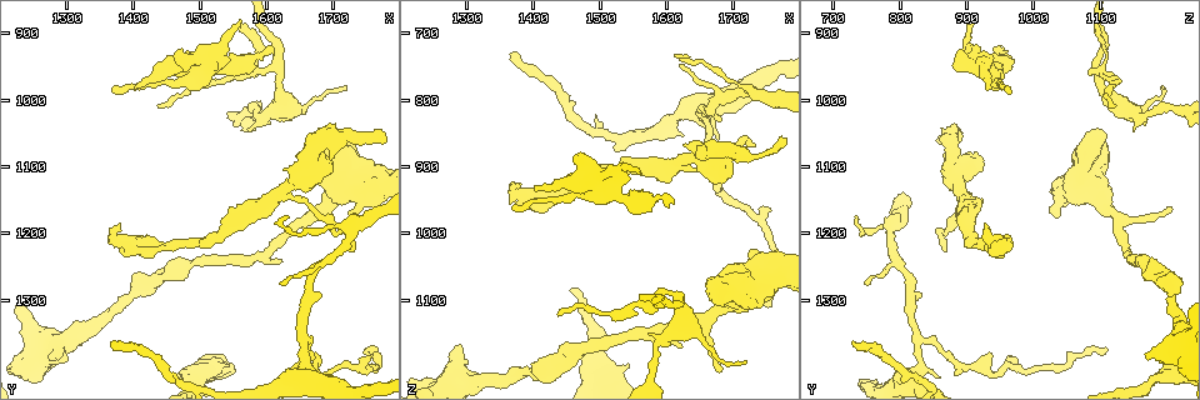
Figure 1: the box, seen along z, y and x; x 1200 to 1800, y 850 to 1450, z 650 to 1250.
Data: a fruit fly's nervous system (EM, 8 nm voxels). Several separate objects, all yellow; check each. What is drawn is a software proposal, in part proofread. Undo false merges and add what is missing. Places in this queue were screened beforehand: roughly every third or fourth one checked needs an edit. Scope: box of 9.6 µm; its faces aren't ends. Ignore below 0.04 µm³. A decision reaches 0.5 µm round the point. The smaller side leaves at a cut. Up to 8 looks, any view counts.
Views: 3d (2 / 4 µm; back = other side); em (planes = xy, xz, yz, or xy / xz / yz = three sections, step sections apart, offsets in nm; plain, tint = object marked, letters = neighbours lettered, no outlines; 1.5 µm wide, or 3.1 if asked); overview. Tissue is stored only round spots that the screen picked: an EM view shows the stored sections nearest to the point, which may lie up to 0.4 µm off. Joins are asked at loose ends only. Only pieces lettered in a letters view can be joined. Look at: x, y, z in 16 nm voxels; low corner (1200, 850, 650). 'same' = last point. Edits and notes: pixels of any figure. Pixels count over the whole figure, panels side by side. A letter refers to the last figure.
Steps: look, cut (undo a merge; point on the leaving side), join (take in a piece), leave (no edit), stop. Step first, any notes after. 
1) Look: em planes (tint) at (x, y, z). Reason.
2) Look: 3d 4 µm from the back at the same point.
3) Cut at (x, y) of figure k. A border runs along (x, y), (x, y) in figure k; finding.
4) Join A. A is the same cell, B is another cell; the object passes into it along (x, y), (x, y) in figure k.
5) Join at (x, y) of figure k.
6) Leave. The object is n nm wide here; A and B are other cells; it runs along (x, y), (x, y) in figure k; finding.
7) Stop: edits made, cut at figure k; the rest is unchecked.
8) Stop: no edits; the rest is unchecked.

Look: 3d 2 µm at (1675, 1380, 935). An open end.

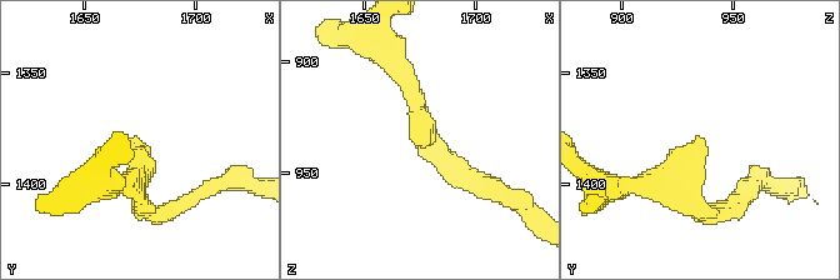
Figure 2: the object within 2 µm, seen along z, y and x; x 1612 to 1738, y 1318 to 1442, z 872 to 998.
Look: em xz step 8 (letters) at (1673, 1379, 936). The arms are 170, 190 nm wide; shape alone is not enough.

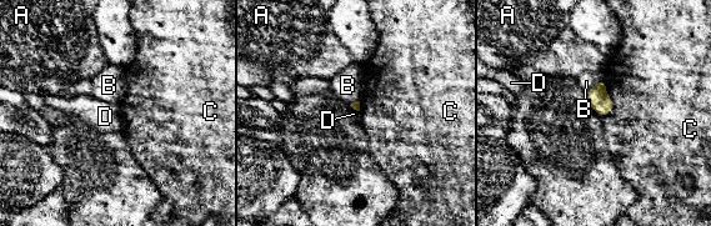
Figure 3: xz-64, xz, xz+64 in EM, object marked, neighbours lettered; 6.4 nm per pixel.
Look: em planes (letters) at the same point. Cut it another way.

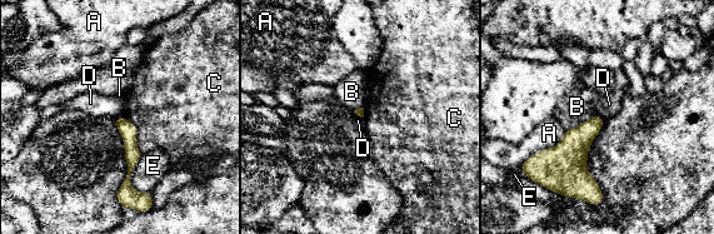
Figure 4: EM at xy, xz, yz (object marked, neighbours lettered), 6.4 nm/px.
Leave. A, B, C, D and E are other cells; a border runs along (123, 115), (115, 118) in figure 4; no lettered piece goes on from it.

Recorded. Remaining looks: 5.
Look: em xz step 4 (letters) at (1610, 935, 955). Free end.

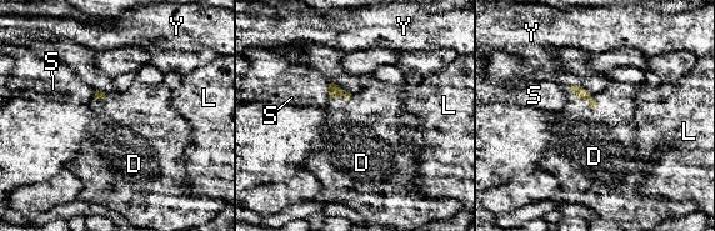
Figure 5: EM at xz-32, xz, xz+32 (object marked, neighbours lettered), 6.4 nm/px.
Join D. D is the same cell, L, S and Y are other cells; the object passes into it along (594, 104), (579, 98), (580, 136) in figure 5; the cell continues.

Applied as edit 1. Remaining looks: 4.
Look: overview. See it whole again.

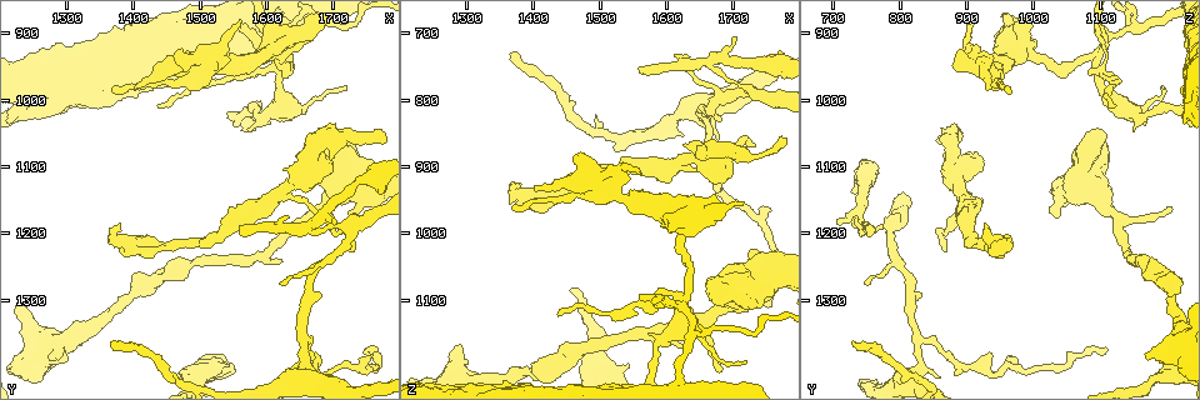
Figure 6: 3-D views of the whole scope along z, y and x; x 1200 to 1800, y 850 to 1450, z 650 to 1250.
Look: 3d 4 µm at (1440, 1010, 1120). Long arm stops here.

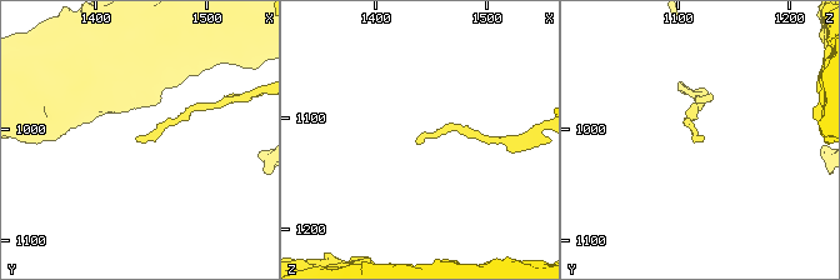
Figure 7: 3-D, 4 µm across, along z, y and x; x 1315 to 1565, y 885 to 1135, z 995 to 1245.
Look: em planes (letters) at (1436, 1010, 1122).

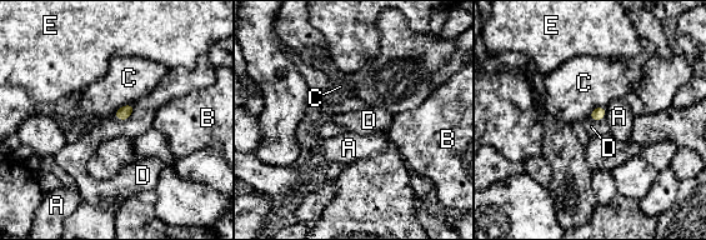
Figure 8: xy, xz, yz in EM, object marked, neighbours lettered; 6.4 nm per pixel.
Leave. A, B, C, D and E are other cells; a border runs along (605, 106), (597, 106), (587, 118) in figure 8; no lettered piece goes on from it.

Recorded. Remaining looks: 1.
Stop: edits made, join at figure 5; the rest is unchecked.

